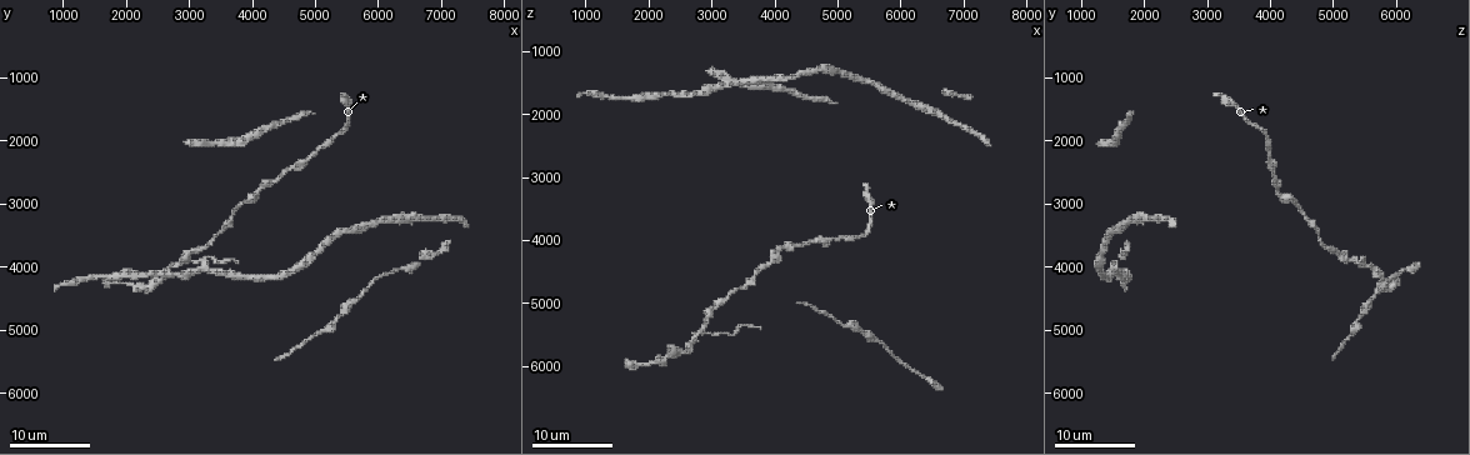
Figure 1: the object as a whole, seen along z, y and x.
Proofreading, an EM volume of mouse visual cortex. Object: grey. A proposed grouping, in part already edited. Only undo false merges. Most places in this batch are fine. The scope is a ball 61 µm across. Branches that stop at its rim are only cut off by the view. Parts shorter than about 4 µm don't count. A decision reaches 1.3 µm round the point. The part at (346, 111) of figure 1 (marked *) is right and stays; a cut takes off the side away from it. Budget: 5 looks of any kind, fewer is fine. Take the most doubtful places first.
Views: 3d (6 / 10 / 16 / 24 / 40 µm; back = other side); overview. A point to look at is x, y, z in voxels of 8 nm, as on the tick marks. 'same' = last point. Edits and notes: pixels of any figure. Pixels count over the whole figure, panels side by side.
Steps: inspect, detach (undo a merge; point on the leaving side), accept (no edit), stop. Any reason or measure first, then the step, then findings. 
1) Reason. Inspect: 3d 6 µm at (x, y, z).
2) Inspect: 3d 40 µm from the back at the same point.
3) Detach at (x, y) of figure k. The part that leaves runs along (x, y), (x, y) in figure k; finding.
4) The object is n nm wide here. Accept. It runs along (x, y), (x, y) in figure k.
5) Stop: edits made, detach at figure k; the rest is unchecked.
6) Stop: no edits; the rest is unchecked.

Three arms meet. Inspect: 3d 24 µm at (2900, 3900, 5450).

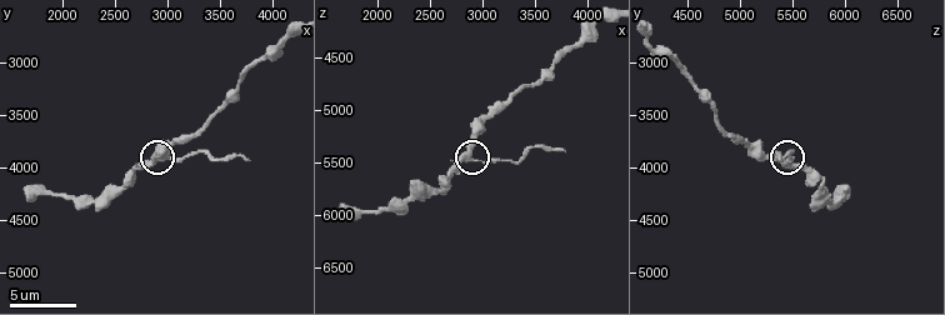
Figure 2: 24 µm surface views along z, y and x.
Inspect: 3d 10 µm at (2880, 3940, 5480).

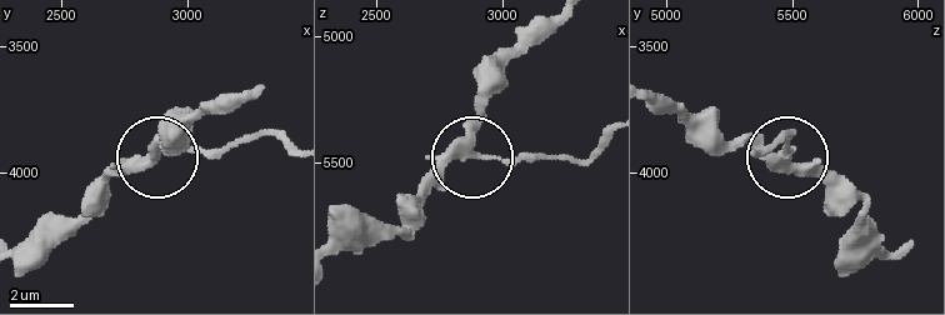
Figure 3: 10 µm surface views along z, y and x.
3 arms meet here. Accept. It runs along (656, 91), (696, 121), (818, 168), (839, 186) in figure 3; one cell here.

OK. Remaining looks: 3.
Inspect: 3d 24 µm at (3250, 3950, 1550).

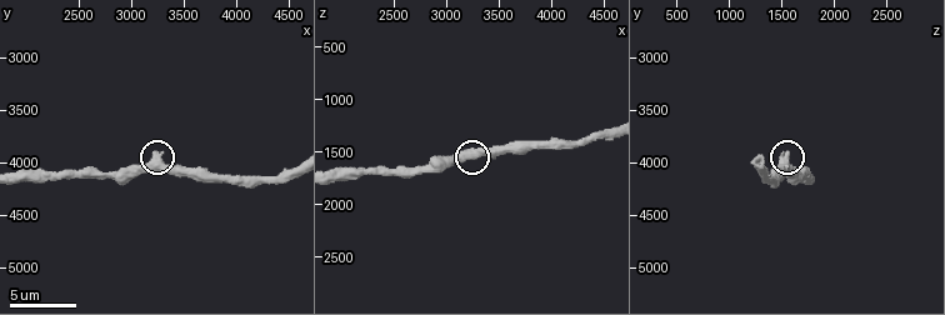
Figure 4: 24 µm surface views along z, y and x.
Inspect: 3d 6 µm at (3280, 3940, 1520).

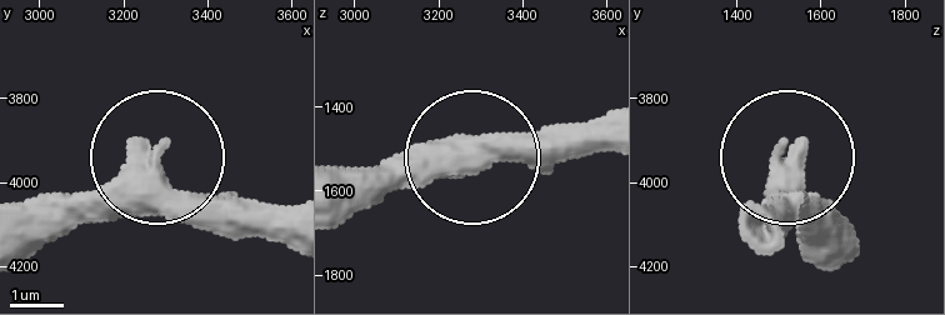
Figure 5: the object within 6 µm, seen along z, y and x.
Inspect: 3d 6 µm from the back at (3275, 3935, 1525).

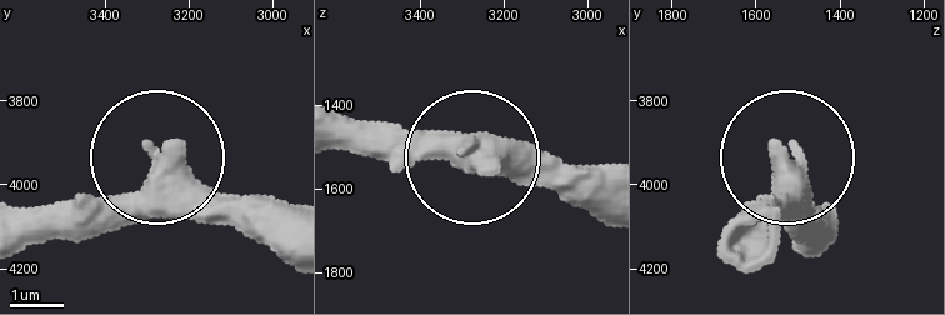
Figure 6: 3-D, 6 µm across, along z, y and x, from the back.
Accept. It runs along (341, 116), (435, 135), (489, 161), (579, 161) in figure 6; continuous, no second cell.

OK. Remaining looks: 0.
Stop: no edits; the rest is unchecked.

